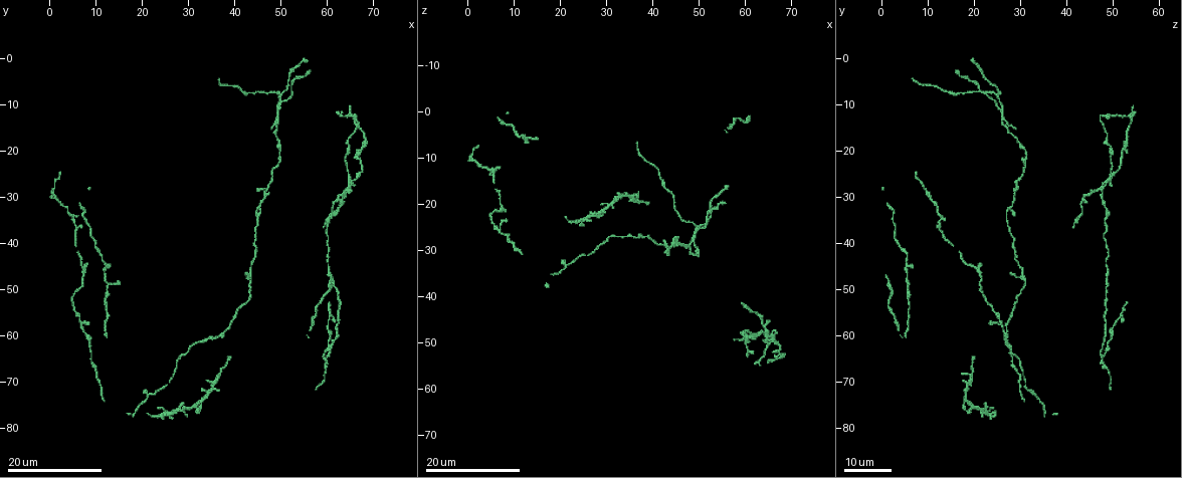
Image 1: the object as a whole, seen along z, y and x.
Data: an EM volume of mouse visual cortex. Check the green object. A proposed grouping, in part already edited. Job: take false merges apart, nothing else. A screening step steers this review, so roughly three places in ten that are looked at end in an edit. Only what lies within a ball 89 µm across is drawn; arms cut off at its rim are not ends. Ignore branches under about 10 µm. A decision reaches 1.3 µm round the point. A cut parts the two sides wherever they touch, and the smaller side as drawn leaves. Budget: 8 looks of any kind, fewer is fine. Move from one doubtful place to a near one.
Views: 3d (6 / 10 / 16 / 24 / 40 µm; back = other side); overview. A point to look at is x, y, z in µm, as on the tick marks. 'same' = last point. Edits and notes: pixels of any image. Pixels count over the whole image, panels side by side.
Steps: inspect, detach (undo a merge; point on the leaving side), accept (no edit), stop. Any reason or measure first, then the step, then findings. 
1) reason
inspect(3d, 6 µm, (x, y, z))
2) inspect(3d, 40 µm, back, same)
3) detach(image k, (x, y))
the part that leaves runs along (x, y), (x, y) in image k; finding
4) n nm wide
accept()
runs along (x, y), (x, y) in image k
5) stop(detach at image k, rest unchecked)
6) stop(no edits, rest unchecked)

sharp bend
inspect(3d, 16 µm, (60.0, 64.5, 47.5))

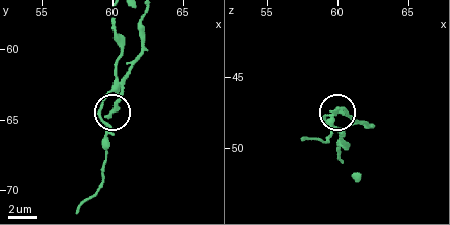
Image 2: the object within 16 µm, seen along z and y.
inspect(3d, 10 µm, same)

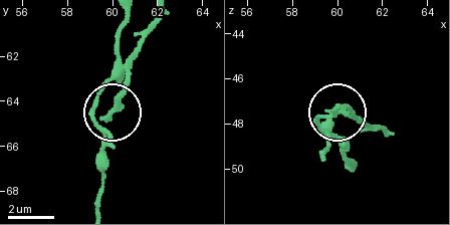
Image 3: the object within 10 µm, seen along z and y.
detach(image 3, (94, 102))
the part that leaves runs along (102, 128), (92, 113), (128, 20) in image 3; a second cell is stuck on

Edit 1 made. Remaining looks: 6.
inspect(overview)

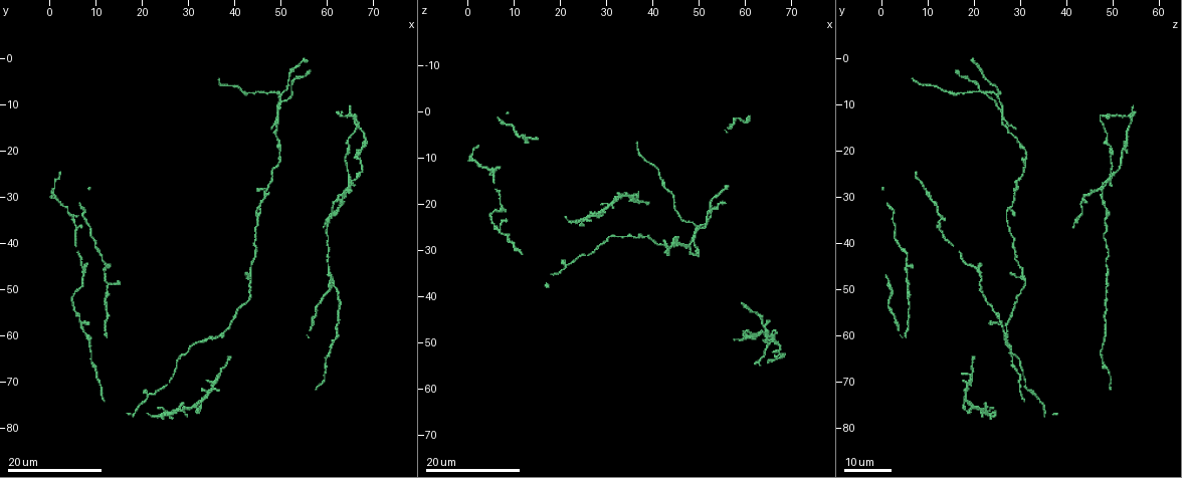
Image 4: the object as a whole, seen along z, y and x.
inspect(3d, 24 µm, (40.0, 56.0, 28.0))

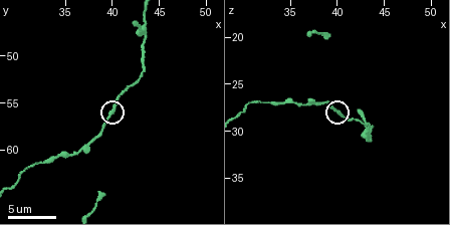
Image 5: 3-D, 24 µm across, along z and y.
inspect(3d, 6 µm, (39.8, 56.0, 27.6))

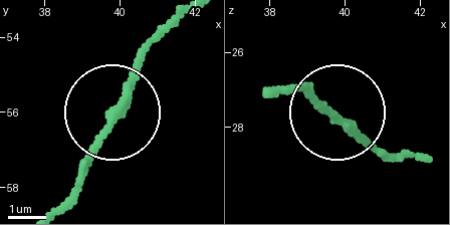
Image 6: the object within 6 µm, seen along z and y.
side arm 119 µm
accept()
all the same cell

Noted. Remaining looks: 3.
inspect(3d, 16 µm, (49.0, 23.5, 31.0))

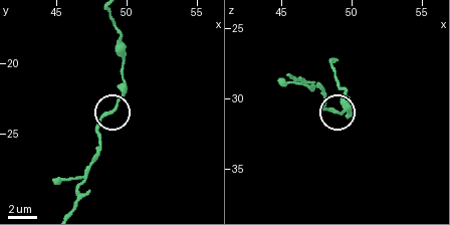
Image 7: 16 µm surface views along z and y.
inspect(3d, 10 µm, (49.2, 23.2, 31.2))

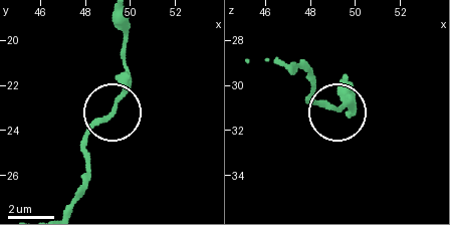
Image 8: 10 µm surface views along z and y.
zoom in
inspect(3d, 6 µm, (49.2, 23.2, 31.0))

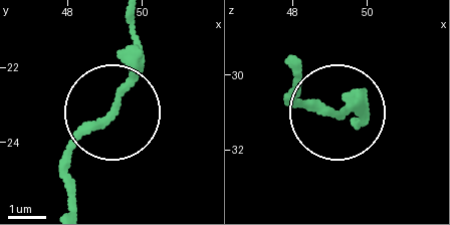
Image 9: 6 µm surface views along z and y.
accept()
one cell here

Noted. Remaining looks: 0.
stop(detach at image 3, rest unchecked)

